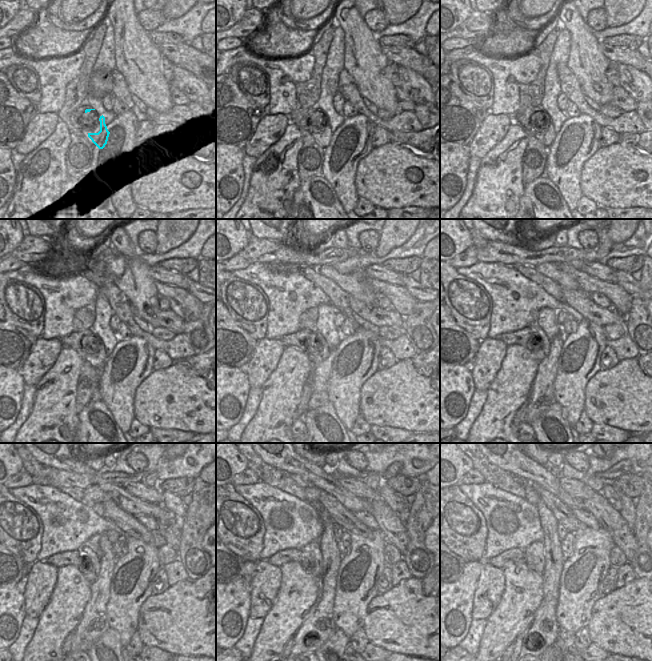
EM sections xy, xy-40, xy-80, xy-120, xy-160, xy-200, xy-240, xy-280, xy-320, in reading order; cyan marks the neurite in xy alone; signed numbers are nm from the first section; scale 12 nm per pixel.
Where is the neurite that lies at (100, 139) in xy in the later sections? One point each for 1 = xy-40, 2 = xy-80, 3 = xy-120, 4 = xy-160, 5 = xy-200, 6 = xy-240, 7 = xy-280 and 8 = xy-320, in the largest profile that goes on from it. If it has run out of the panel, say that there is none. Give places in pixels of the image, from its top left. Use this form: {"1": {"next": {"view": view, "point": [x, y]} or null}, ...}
{"1": {"next": {"view": "xy-40", "point": [323, 138]}}, "2": {"next": {"view": "xy-80", "point": [546, 138]}}, "3": {"next": {"view": "xy-120", "point": [97, 360]}}, "4": {"next": {"view": "xy-160", "point": [316, 358]}}, "5": {"next": {"view": "xy-200", "point": [539, 335]}}, "6": {"next": {"view": "xy-240", "point": [91, 573]}}, "7": {"next": {"view": "xy-280", "point": [315, 564]}}, "8": {"next": {"view": "xy-320", "point": [536, 549]}}}

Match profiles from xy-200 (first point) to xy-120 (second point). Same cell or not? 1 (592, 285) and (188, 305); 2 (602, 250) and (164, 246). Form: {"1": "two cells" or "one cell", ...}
{"1": "one cell", "2": "one cell"}

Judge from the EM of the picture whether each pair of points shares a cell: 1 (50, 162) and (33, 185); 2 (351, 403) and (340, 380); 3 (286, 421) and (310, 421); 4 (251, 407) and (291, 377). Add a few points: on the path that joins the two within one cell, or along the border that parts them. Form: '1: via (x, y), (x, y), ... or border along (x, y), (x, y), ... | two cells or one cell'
1: via (50, 168), (39, 179) | one cell
2: via (345, 397), (344, 386) | one cell
3: border along (302, 417), (308, 432) | two cells
4: border along (261, 388), (262, 395), (259, 406), (249, 421) | two cells

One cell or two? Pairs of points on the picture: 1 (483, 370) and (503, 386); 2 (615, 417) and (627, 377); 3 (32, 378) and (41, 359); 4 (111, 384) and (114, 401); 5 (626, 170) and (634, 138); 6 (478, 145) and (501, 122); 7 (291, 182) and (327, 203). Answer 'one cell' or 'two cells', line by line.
1: two cells
2: one cell
3: one cell
4: one cell
5: two cells
6: one cell
7: two cells

